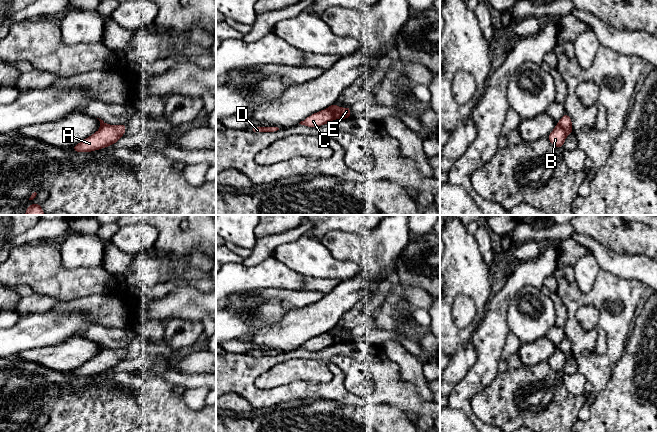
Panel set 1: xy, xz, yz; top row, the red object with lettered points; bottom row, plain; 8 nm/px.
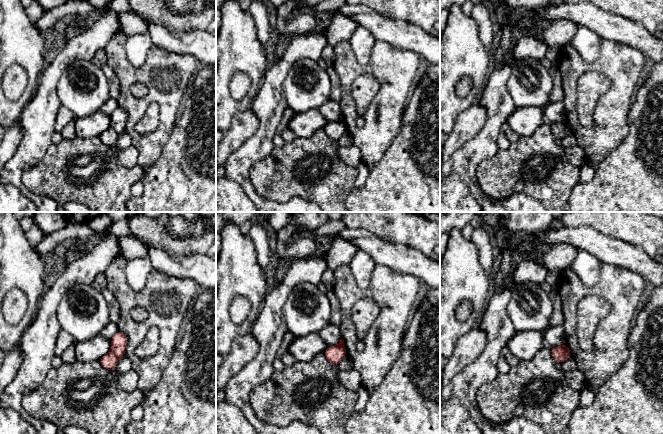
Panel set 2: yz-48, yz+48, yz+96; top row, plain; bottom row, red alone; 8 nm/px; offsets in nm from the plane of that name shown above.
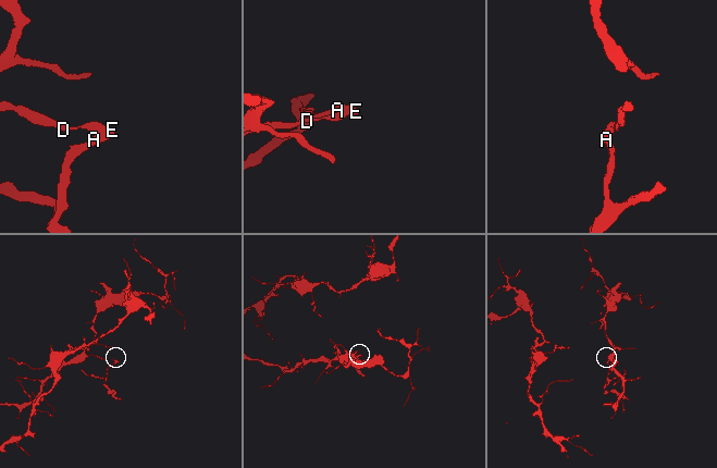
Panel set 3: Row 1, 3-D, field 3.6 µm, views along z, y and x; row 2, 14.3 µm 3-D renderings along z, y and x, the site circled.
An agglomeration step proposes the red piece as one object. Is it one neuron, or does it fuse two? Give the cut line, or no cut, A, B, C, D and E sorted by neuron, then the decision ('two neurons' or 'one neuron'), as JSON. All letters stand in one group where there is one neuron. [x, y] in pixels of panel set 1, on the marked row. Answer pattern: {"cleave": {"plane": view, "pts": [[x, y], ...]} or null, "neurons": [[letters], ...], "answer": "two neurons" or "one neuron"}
{"cleave": {"plane": "yz", "pts": [[557, 123], [567, 134]]}, "neurons": [["A", "B", "E"], ["C", "D"]], "answer": "two neurons"}

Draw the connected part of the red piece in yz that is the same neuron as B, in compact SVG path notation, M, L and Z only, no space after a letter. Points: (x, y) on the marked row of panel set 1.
M557 124L548 135L550 143L556 148L562 148L567 137L566 132Z

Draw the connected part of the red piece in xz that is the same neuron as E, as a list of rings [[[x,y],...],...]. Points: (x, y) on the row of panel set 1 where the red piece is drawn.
[[[336,102],[327,108],[334,116],[334,119],[347,119],[351,118],[350,107],[340,108]]]

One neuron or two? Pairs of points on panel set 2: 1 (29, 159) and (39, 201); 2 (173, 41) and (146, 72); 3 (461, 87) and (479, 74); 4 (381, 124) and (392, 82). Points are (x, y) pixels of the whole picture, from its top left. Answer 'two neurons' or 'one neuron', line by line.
1: one neuron
2: two neurons
3: two neurons
4: one neuron

